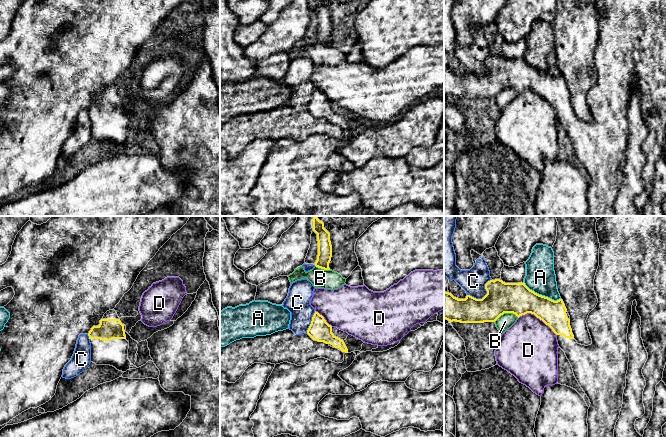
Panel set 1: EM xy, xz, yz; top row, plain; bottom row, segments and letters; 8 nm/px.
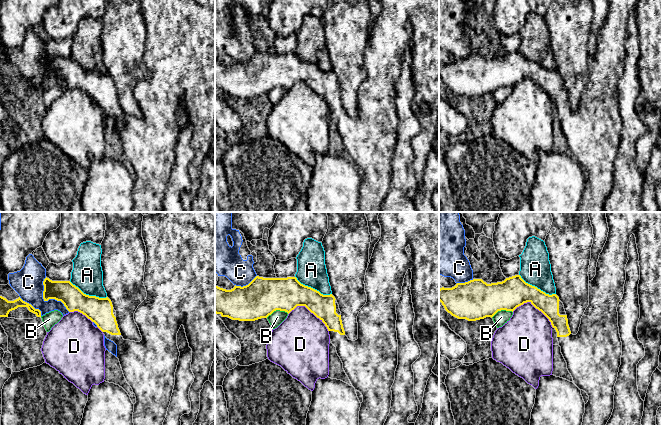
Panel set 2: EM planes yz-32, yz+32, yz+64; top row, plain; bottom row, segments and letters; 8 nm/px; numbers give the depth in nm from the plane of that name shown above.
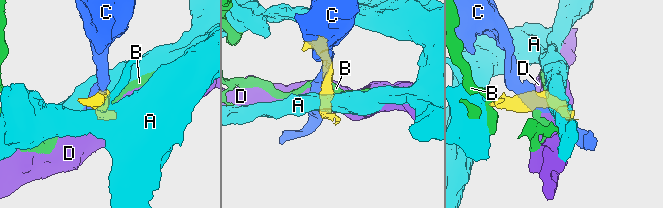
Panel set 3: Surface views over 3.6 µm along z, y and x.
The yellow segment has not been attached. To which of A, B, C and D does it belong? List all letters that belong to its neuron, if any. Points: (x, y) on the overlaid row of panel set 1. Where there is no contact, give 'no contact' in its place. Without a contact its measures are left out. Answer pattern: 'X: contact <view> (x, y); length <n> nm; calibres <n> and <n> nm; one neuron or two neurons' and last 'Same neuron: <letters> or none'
A: contact yz (541, 295); length 340 nm; calibres 240 and 240 nm; two neurons
B: contact yz (506, 312); length 200 nm; calibres 240 and 120 nm; two neurons
C: contact yz (485, 295); length 240 nm; calibres 240 and 200 nm; two neurons
D: contact yz (538, 317); length 340 nm; calibres 240 and 440 nm; two neurons
Same neuron: none

